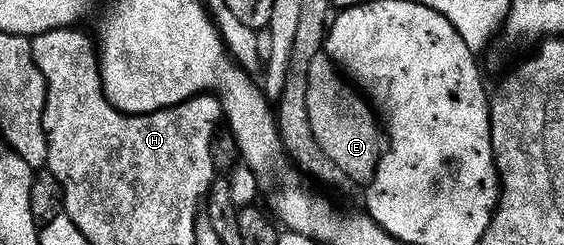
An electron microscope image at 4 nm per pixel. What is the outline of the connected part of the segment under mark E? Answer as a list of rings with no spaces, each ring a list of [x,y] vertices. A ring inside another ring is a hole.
[[[325,52],[312,60],[307,82],[308,120],[320,148],[324,148],[324,156],[328,156],[328,160],[332,160],[332,164],[336,164],[336,168],[340,168],[340,172],[344,172],[344,176],[348,176],[354,184],[368,184],[376,176],[384,153],[384,130],[379,115],[372,109],[371,103],[343,77]]]

